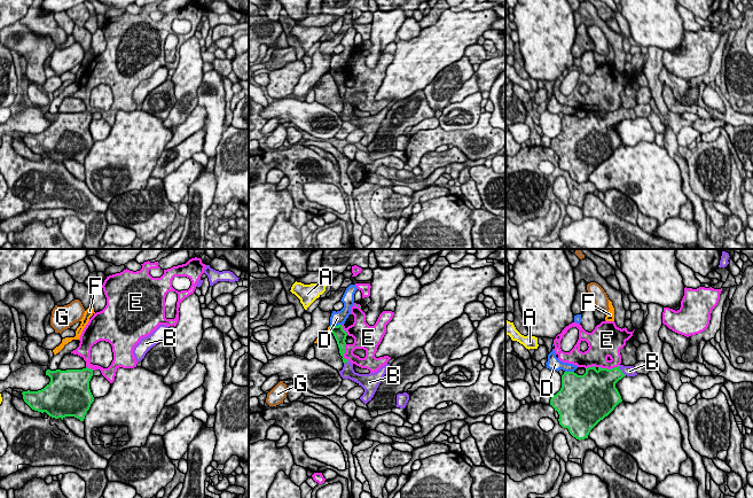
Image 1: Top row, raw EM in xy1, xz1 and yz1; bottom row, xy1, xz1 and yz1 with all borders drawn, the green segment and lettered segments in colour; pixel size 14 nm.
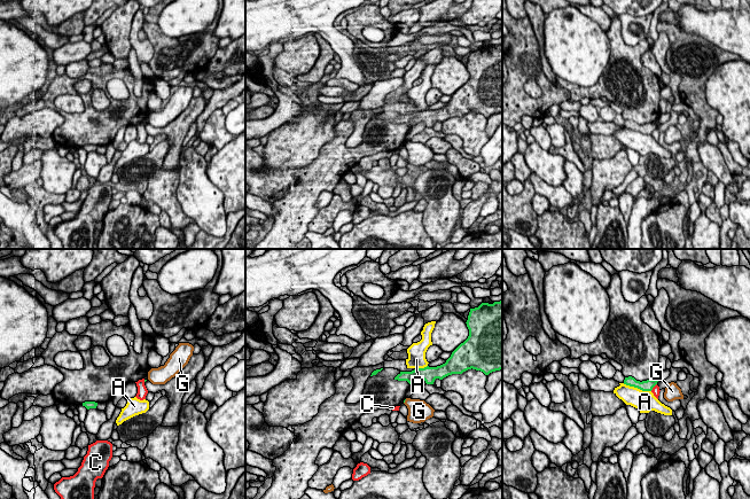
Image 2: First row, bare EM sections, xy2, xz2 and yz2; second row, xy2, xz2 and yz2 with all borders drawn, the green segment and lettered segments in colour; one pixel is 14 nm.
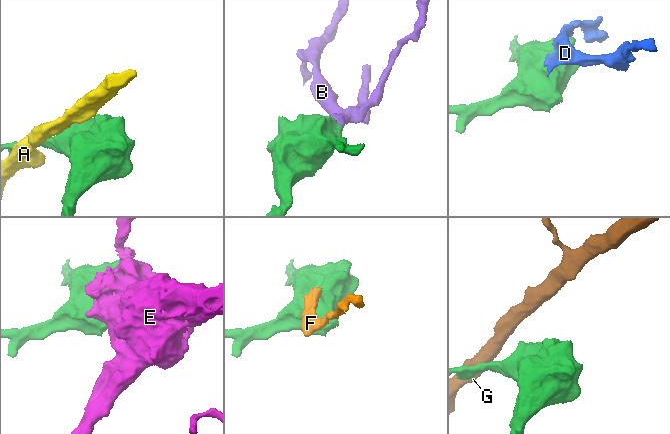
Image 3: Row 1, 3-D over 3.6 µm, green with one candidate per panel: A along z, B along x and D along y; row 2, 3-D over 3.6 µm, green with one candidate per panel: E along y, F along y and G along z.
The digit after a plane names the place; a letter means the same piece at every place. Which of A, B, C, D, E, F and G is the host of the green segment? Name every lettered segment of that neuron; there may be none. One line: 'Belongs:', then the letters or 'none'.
Belongs: B

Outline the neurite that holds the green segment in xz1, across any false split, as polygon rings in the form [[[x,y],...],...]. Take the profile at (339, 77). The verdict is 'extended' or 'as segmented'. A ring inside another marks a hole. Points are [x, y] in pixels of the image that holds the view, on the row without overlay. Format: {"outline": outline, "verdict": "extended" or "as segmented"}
{"outline": [[[342,68],[330,69],[329,73],[334,77],[339,91],[339,96],[343,100],[342,102],[344,106],[344,110],[342,114],[339,114],[340,119],[343,122],[350,122],[356,125],[359,129],[361,129],[364,132],[364,135],[360,140],[360,142],[364,147],[367,147],[374,140],[382,122],[384,120],[387,111],[390,110],[390,107],[385,107],[375,116],[369,116],[369,117],[355,116],[353,112],[352,106],[344,100],[345,88],[346,88],[345,83],[346,83],[347,76],[343,72]]], "verdict": "extended"}

